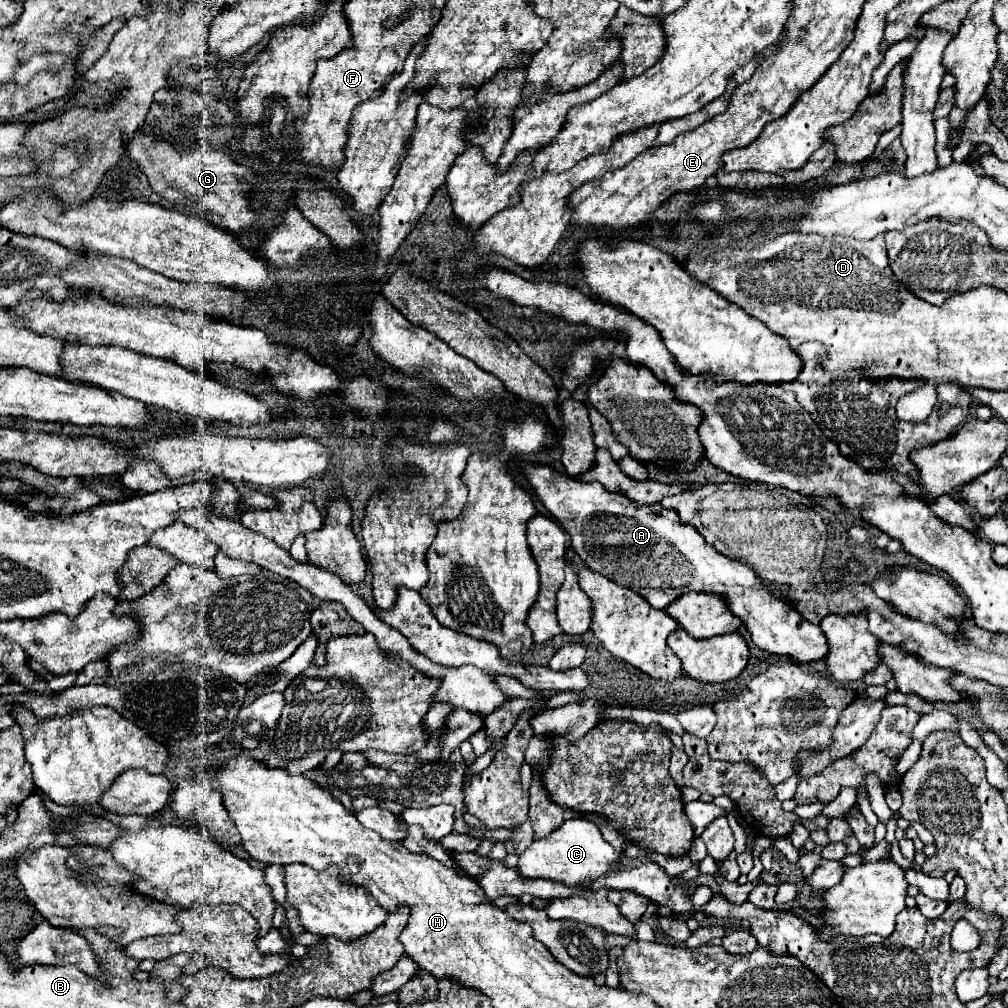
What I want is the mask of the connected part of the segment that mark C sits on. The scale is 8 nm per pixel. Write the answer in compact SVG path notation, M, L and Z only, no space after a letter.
M570 819L564 821L558 829L554 829L550 835L538 839L534 837L532 845L518 855L518 873L522 877L532 877L532 879L552 879L552 881L560 881L560 883L568 883L568 885L576 885L582 883L584 879L598 879L600 875L604 875L610 867L612 861L622 859L624 853L616 851L610 843L606 843L602 839L600 829L584 819Z

